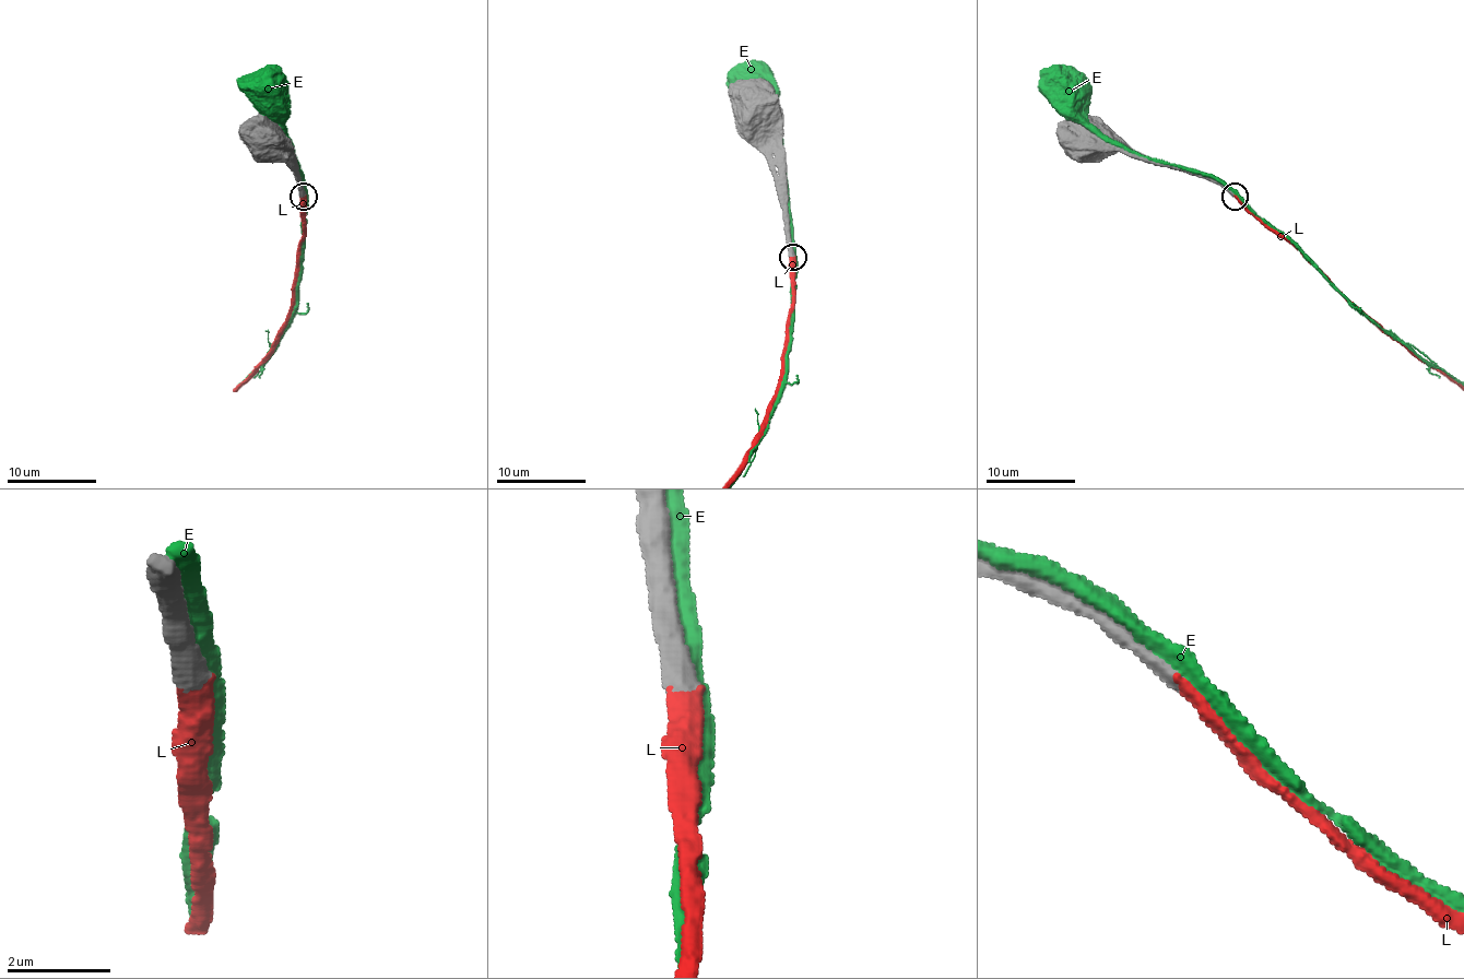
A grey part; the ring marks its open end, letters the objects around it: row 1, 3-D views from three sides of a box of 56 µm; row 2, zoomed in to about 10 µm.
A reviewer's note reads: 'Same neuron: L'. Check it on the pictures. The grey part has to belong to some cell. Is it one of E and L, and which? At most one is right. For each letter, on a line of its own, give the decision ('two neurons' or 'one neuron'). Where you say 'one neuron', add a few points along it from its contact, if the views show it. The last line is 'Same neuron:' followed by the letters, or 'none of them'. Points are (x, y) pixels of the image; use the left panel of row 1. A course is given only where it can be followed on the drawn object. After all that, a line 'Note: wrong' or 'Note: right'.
E: two neurons
L: one neuron
Same neuron: L
Note: right

